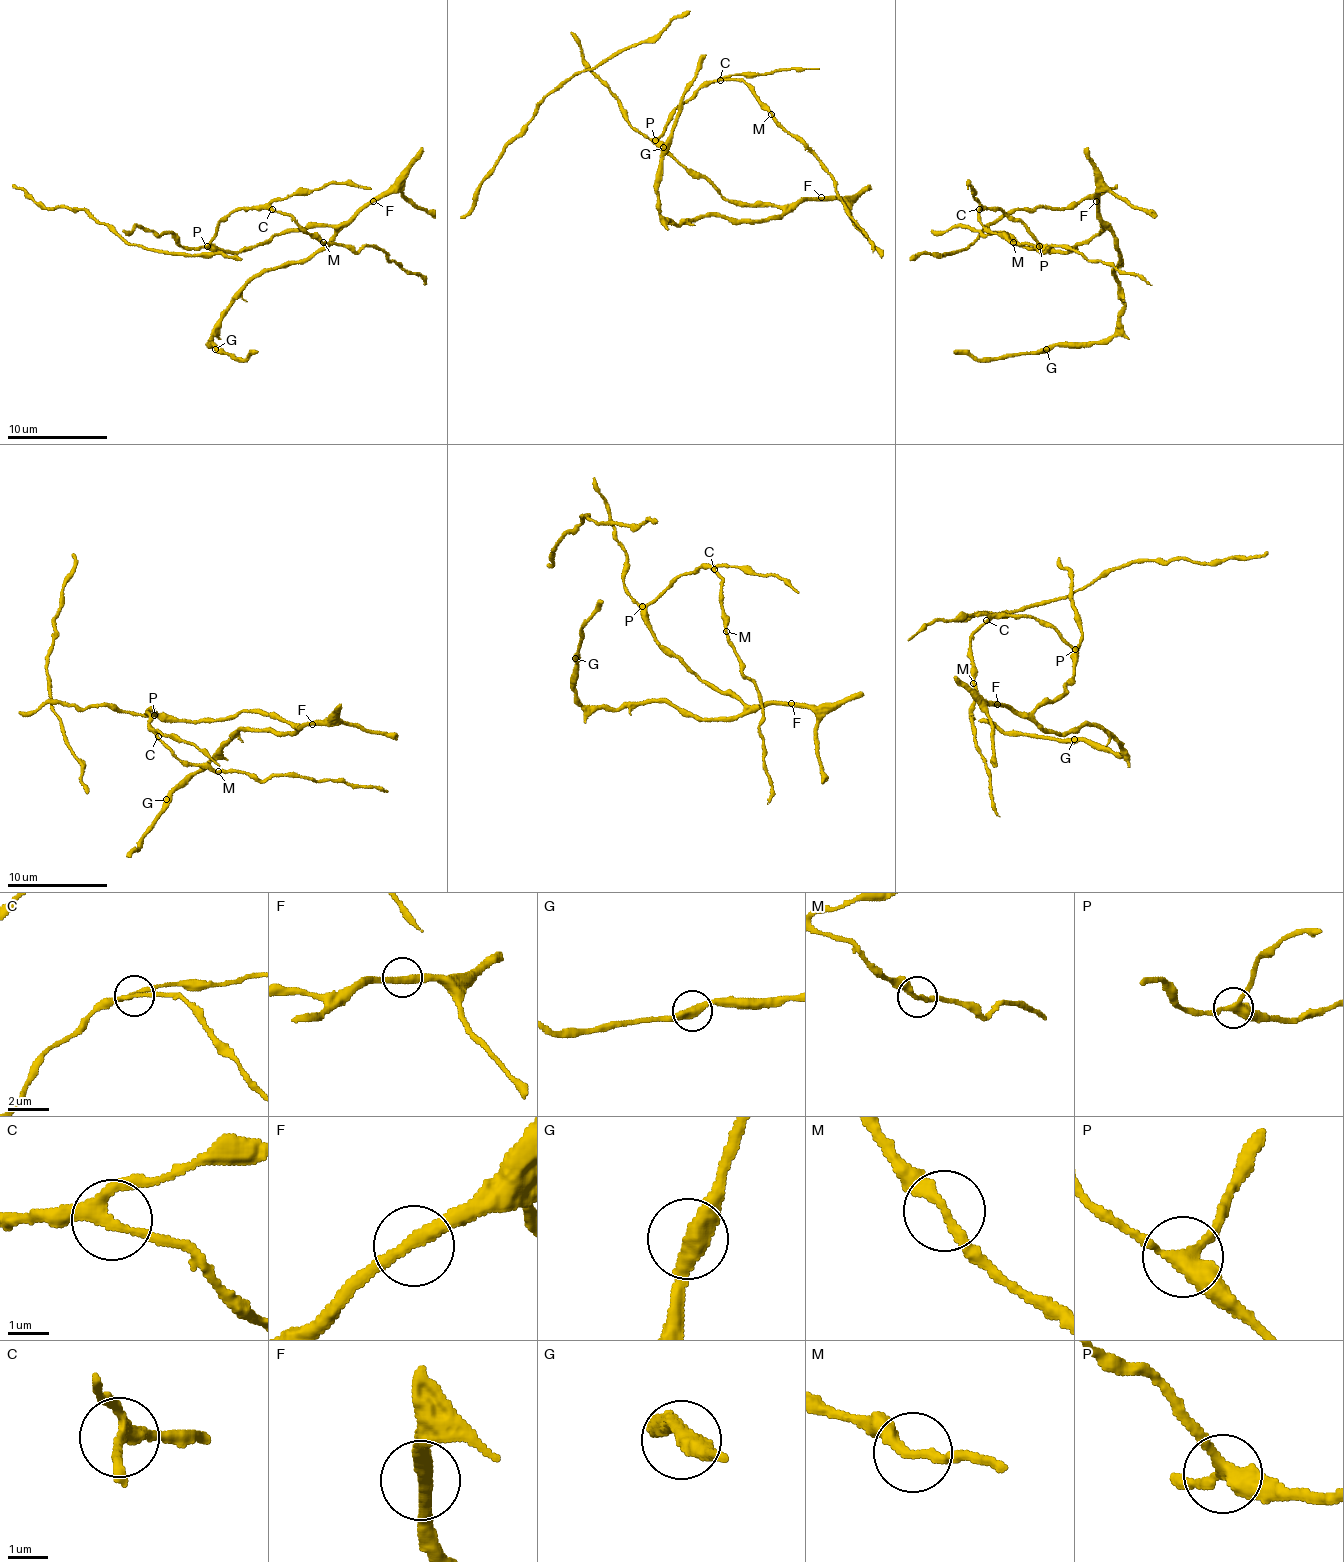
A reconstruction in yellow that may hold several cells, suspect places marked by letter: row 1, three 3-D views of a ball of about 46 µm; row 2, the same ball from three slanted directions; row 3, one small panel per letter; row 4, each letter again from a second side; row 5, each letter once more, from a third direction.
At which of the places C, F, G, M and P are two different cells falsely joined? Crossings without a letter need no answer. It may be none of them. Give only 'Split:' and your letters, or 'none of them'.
Split: none of them

